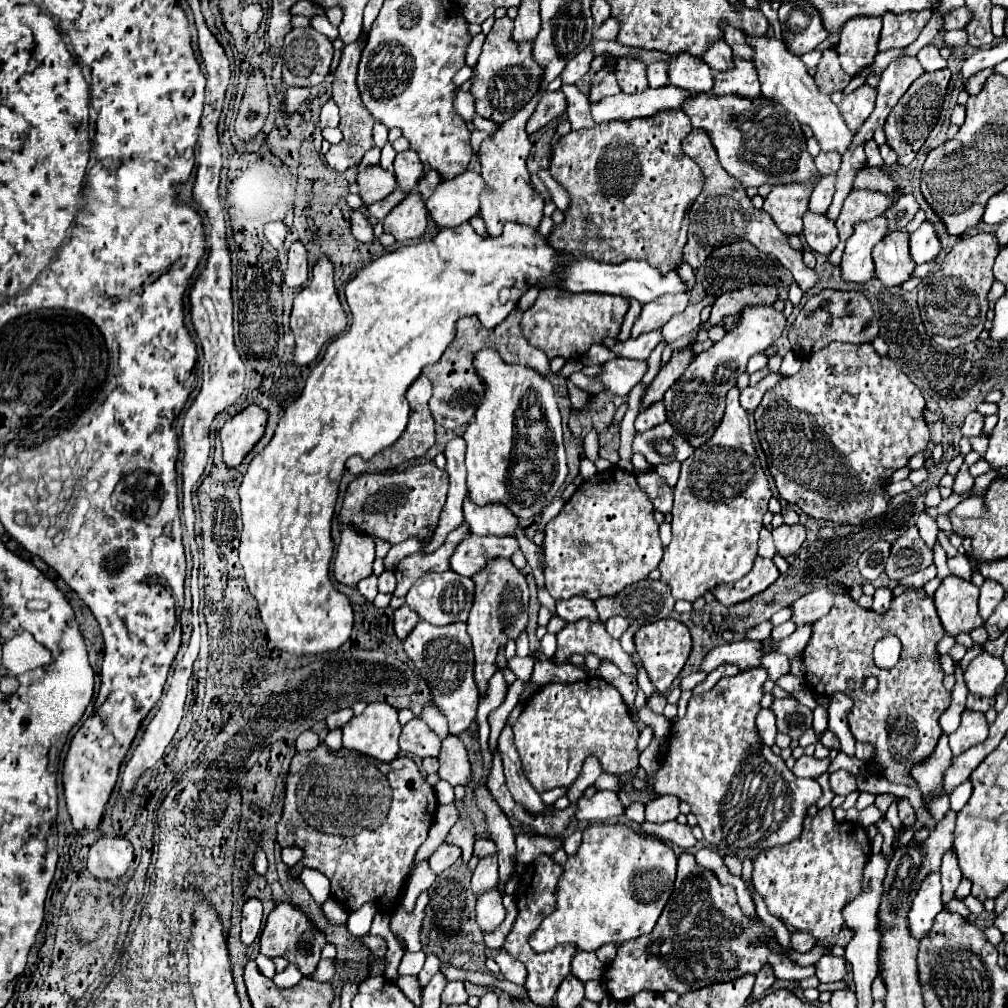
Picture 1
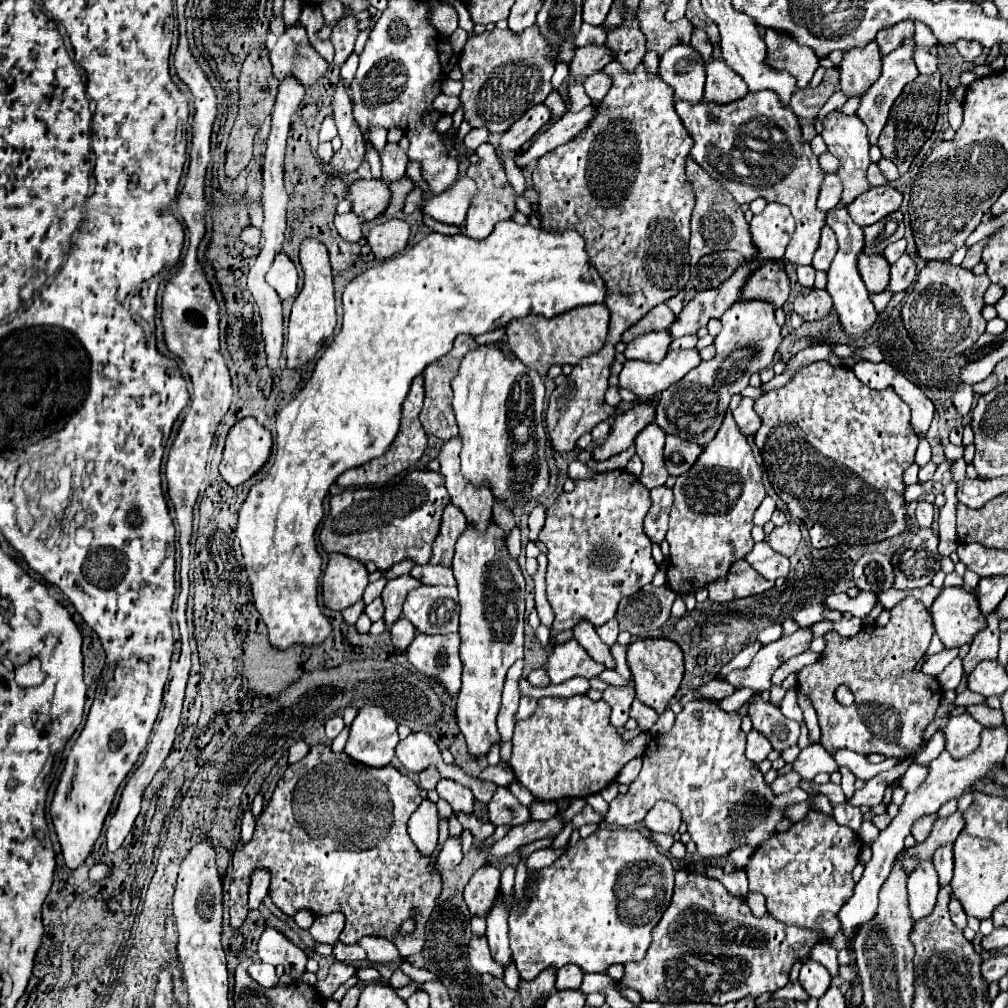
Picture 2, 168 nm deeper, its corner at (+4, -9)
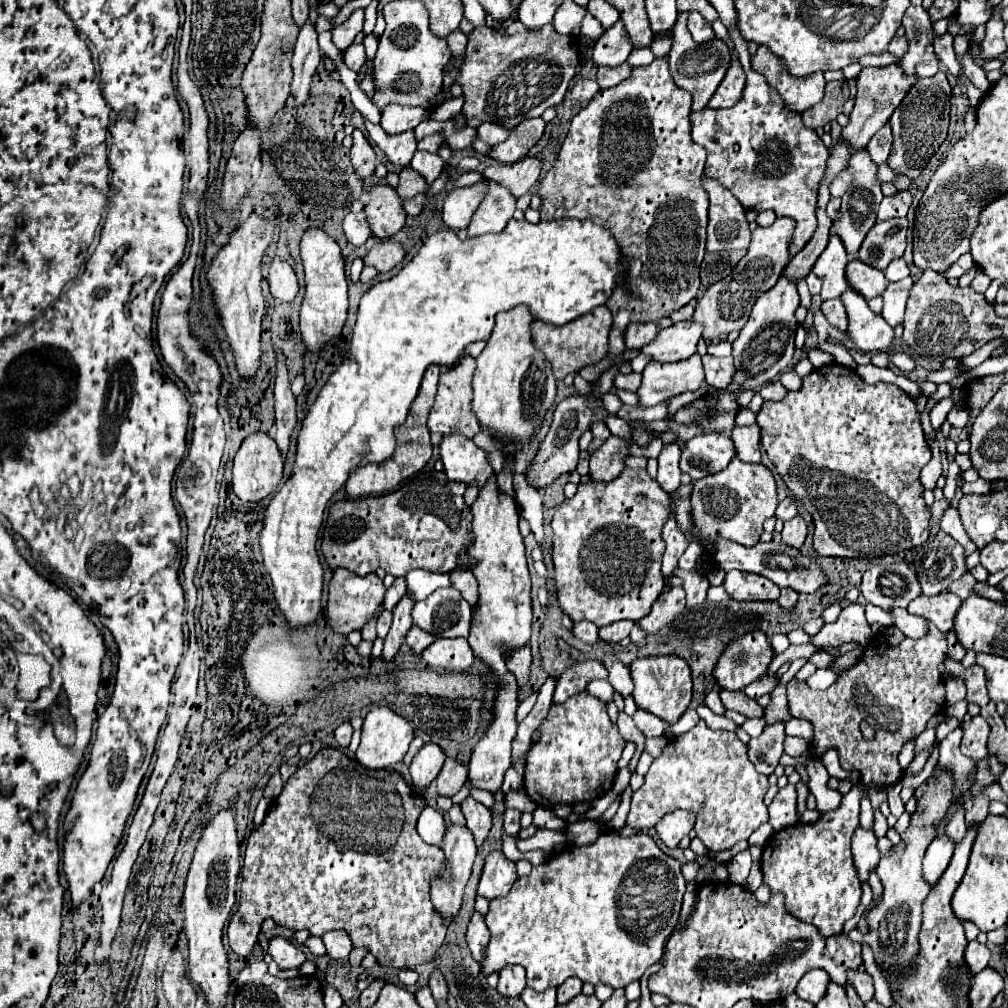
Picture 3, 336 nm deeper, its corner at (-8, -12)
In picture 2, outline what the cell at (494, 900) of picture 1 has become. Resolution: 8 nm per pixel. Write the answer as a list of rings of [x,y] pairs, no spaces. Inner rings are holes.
[[[482,865],[470,879],[464,889],[464,901],[470,913],[486,917],[490,903],[500,891],[500,867],[496,865]]]

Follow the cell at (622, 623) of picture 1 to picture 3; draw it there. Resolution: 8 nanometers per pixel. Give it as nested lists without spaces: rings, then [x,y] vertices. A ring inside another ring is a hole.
[[[620,620],[620,622],[614,622],[610,626],[604,626],[600,628],[600,638],[606,640],[606,642],[620,642],[622,638],[626,638],[632,630],[634,622],[632,620]]]

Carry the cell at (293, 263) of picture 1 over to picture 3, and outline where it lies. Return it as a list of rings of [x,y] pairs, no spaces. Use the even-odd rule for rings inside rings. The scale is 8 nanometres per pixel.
[[[274,260],[270,266],[270,292],[282,302],[292,302],[300,290],[298,276],[294,268],[284,260]]]

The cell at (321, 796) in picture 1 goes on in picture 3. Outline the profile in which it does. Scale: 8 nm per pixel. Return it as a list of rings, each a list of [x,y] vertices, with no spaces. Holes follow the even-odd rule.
[[[324,748],[320,750],[312,760],[308,760],[304,766],[300,766],[286,782],[282,794],[270,804],[268,814],[262,822],[260,828],[256,828],[246,844],[244,850],[244,866],[242,866],[242,882],[240,882],[240,898],[238,898],[238,908],[232,914],[230,926],[228,926],[228,940],[230,940],[230,948],[238,954],[238,956],[248,956],[252,952],[252,946],[258,938],[260,926],[264,922],[264,918],[274,918],[276,924],[286,926],[290,930],[310,930],[312,936],[322,936],[328,930],[346,930],[352,938],[352,944],[356,948],[368,948],[370,954],[376,956],[376,960],[382,966],[392,966],[392,968],[414,968],[418,964],[426,964],[430,962],[438,948],[442,946],[446,928],[452,922],[452,918],[442,916],[430,900],[430,888],[432,882],[436,878],[440,878],[442,870],[444,870],[444,852],[438,846],[428,846],[416,832],[416,820],[420,816],[420,812],[426,808],[426,798],[424,796],[414,796],[412,788],[404,782],[404,778],[398,772],[390,772],[390,770],[366,770],[362,768],[356,760],[352,760],[348,754],[344,754],[342,750],[336,748]]]

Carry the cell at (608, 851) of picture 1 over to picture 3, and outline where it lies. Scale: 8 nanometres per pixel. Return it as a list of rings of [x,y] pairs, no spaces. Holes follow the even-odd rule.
[[[608,830],[608,832],[602,832],[598,836],[598,840],[592,842],[592,844],[588,844],[588,846],[564,846],[560,852],[556,852],[544,864],[534,866],[528,876],[518,878],[514,882],[512,890],[506,896],[500,896],[500,898],[496,898],[496,900],[490,902],[490,912],[488,912],[486,918],[488,918],[488,928],[492,932],[492,938],[490,938],[490,944],[486,948],[486,958],[480,962],[484,974],[496,972],[496,970],[500,970],[506,964],[522,964],[526,968],[528,986],[534,988],[534,990],[538,990],[538,992],[542,992],[542,990],[546,990],[550,986],[560,986],[570,976],[578,976],[582,982],[590,982],[590,984],[604,982],[604,984],[610,984],[614,988],[624,988],[630,982],[640,980],[642,974],[646,972],[646,968],[660,960],[660,956],[664,952],[664,944],[666,944],[668,936],[672,934],[674,926],[678,924],[682,896],[684,896],[684,890],[686,890],[686,880],[682,876],[680,866],[682,864],[678,860],[674,860],[672,856],[666,856],[656,846],[656,842],[652,840],[652,836],[648,836],[648,834],[636,834],[632,838],[624,838],[624,836]]]

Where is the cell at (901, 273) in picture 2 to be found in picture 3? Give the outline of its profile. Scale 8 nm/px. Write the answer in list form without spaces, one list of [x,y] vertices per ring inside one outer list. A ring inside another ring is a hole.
[[[906,276],[904,280],[892,282],[892,284],[886,288],[886,292],[882,294],[882,296],[884,296],[882,318],[884,318],[890,326],[902,324],[904,308],[906,308],[906,302],[908,302],[908,294],[910,294],[912,282],[914,282],[914,278],[912,278],[912,276]]]

